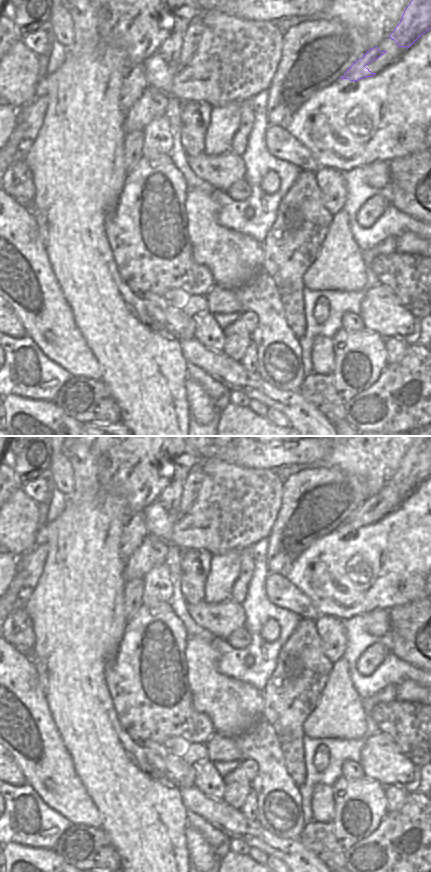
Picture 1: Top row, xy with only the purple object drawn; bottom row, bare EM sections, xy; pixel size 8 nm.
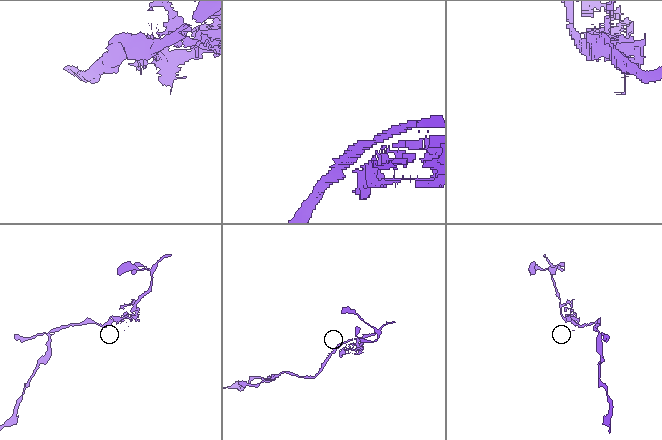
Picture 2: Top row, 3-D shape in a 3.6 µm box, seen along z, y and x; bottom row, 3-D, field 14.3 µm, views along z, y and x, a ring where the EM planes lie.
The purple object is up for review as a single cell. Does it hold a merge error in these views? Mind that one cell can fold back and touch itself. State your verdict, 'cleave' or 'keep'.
cleave

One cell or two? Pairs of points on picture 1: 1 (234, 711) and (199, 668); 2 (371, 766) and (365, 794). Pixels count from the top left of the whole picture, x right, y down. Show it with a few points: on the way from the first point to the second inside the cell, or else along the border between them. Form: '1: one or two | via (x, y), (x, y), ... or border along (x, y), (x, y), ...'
1: one | via (223, 700), (204, 679)
2: two | border along (364, 775), (384, 787)

